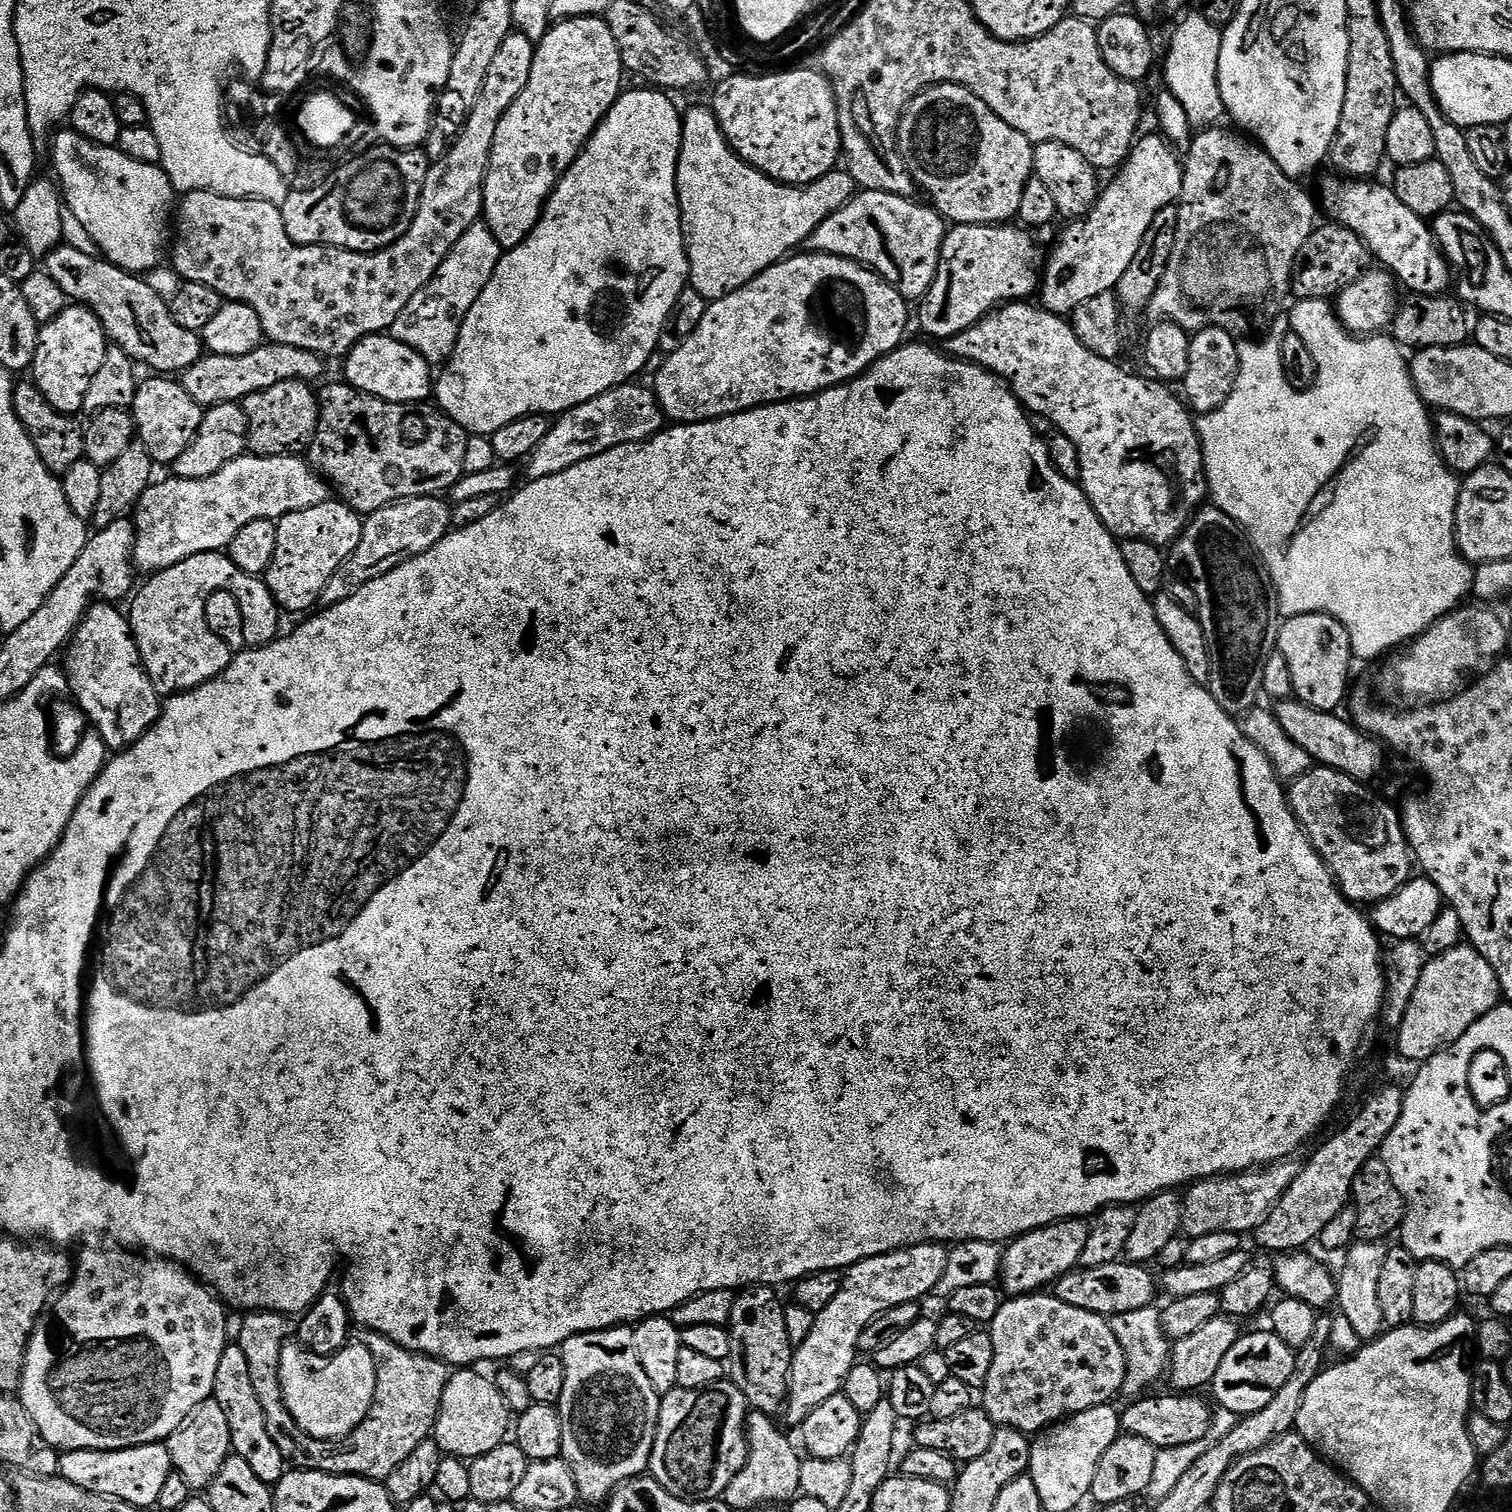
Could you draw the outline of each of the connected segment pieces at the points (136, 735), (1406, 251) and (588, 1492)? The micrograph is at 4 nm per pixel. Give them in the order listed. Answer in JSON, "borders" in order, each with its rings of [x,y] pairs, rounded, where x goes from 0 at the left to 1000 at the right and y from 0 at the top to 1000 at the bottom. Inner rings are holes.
{"borders":[[[[62,398],[54,409],[52,417],[48,420],[41,439],[44,442],[47,460],[58,478],[66,485],[69,493],[73,496],[81,496],[91,492],[103,479],[107,470],[107,461],[93,437],[93,429],[90,427],[89,413],[84,407],[79,405],[74,398]]],[[[886,115],[873,119],[872,135],[879,146],[896,152],[904,162],[905,167],[915,174],[925,188],[933,195],[951,196],[960,188],[960,175],[955,170],[945,146],[935,142],[917,122],[907,122],[905,118],[890,118]]],[[[418,878],[386,881],[372,890],[374,915],[370,927],[371,964],[376,968],[386,994],[399,995],[409,981],[425,976],[433,959],[437,921],[430,917],[419,893]]]]}

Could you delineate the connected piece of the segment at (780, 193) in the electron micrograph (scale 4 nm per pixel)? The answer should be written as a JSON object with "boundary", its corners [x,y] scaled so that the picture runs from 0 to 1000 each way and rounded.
{"boundary":[[[470,71],[458,71],[451,77],[451,97],[447,113],[447,125],[450,134],[450,146],[452,162],[455,169],[455,184],[456,190],[462,192],[464,197],[476,198],[480,194],[485,194],[491,189],[493,189],[501,181],[504,181],[509,176],[516,174],[526,164],[531,162],[567,126],[567,122],[560,112],[551,112],[541,118],[537,122],[524,123],[515,122],[507,115],[496,109],[489,103],[475,83],[474,77]]]}

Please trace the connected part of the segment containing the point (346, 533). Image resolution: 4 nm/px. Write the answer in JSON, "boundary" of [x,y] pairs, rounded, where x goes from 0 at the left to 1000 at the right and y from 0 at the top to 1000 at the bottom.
{"boundary":[[[222,329],[189,340],[183,345],[184,361],[176,379],[176,386],[188,405],[203,405],[212,399],[213,390],[216,390],[216,385],[221,382],[221,377],[234,366],[239,356],[240,347],[239,339]]]}

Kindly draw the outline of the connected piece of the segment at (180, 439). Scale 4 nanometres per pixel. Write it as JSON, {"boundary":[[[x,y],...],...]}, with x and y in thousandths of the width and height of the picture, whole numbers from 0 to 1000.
{"boundary":[[[108,247],[101,249],[92,255],[90,263],[87,269],[87,278],[90,280],[92,293],[97,295],[99,303],[104,308],[112,308],[126,295],[126,292],[131,287],[131,282],[134,282],[136,271],[133,270],[126,261],[123,261],[121,253],[118,251],[112,250]]]}

